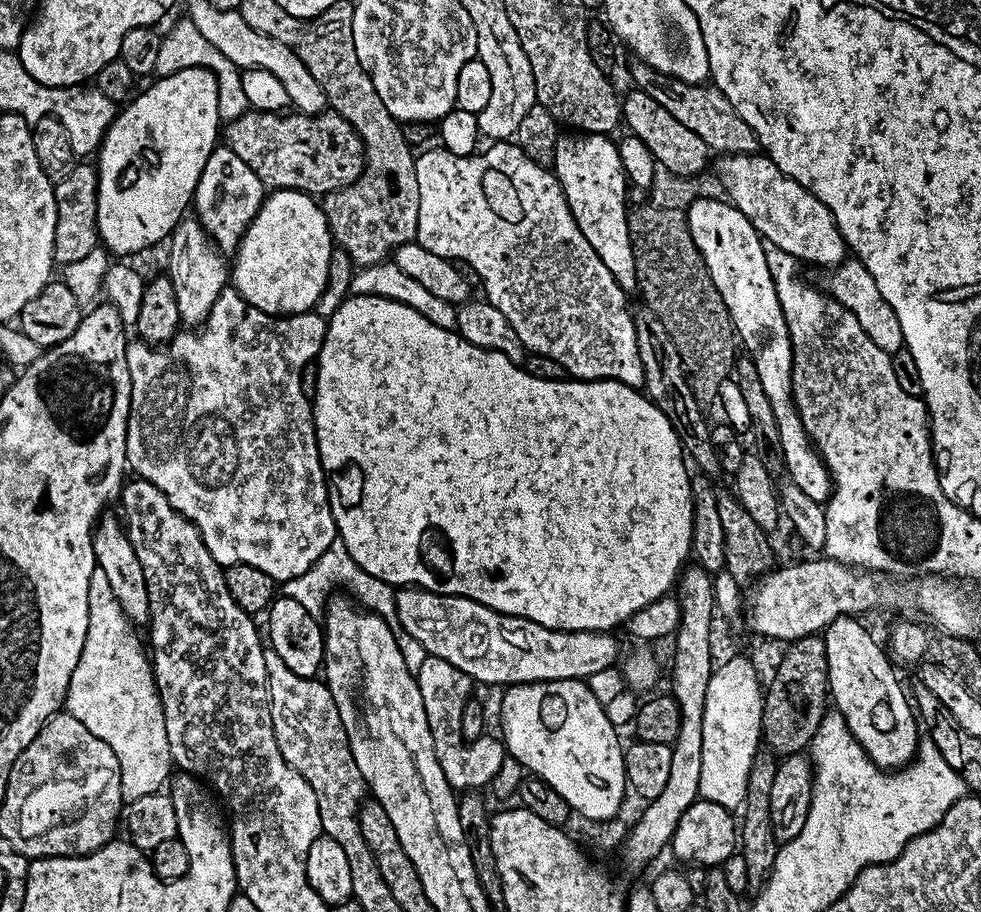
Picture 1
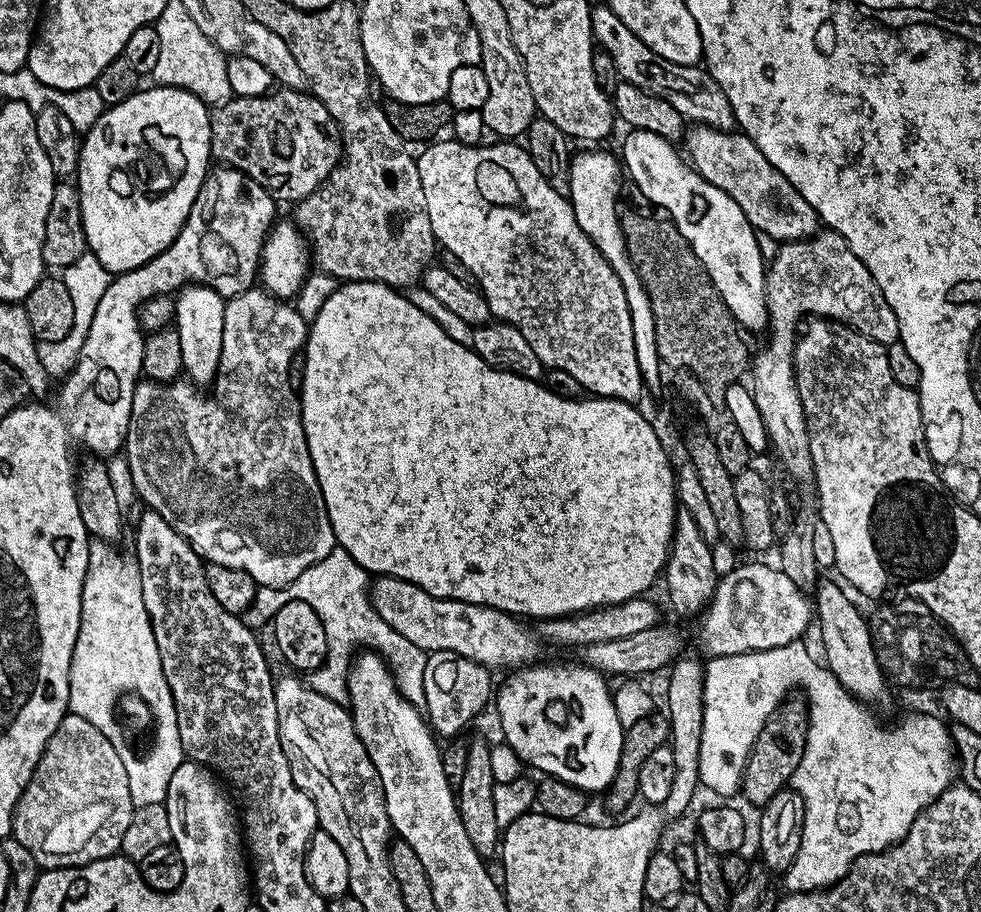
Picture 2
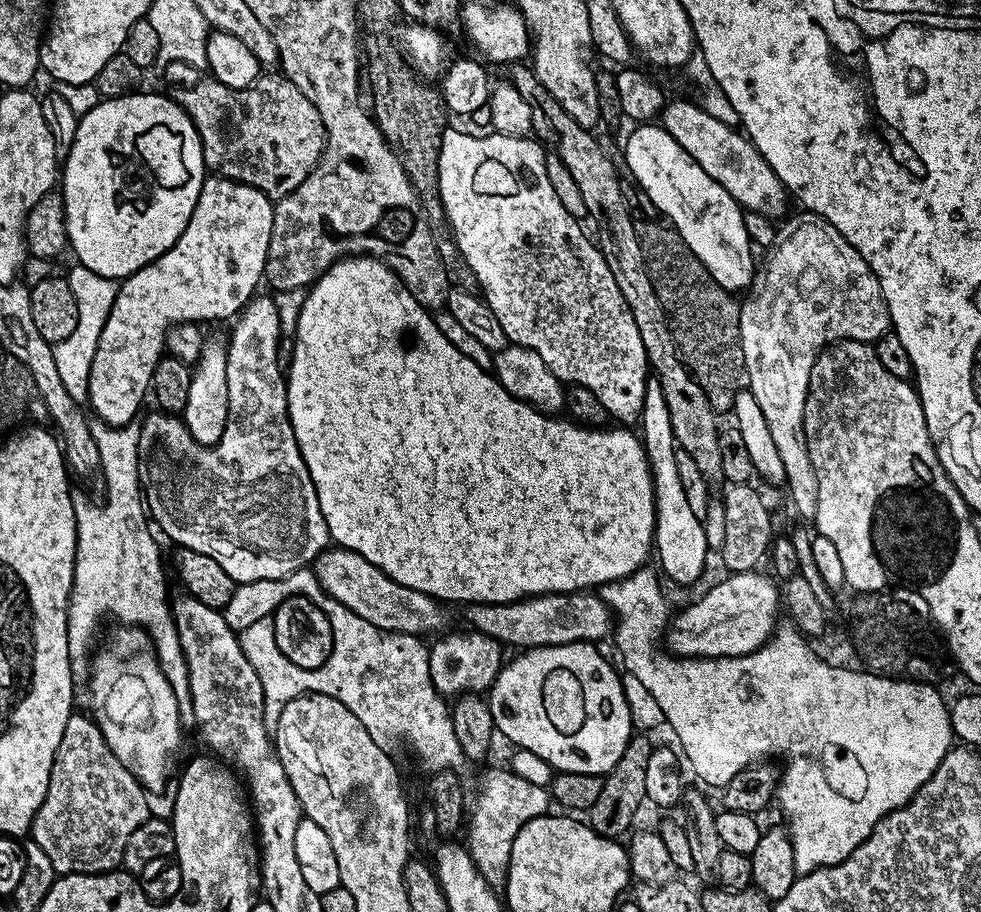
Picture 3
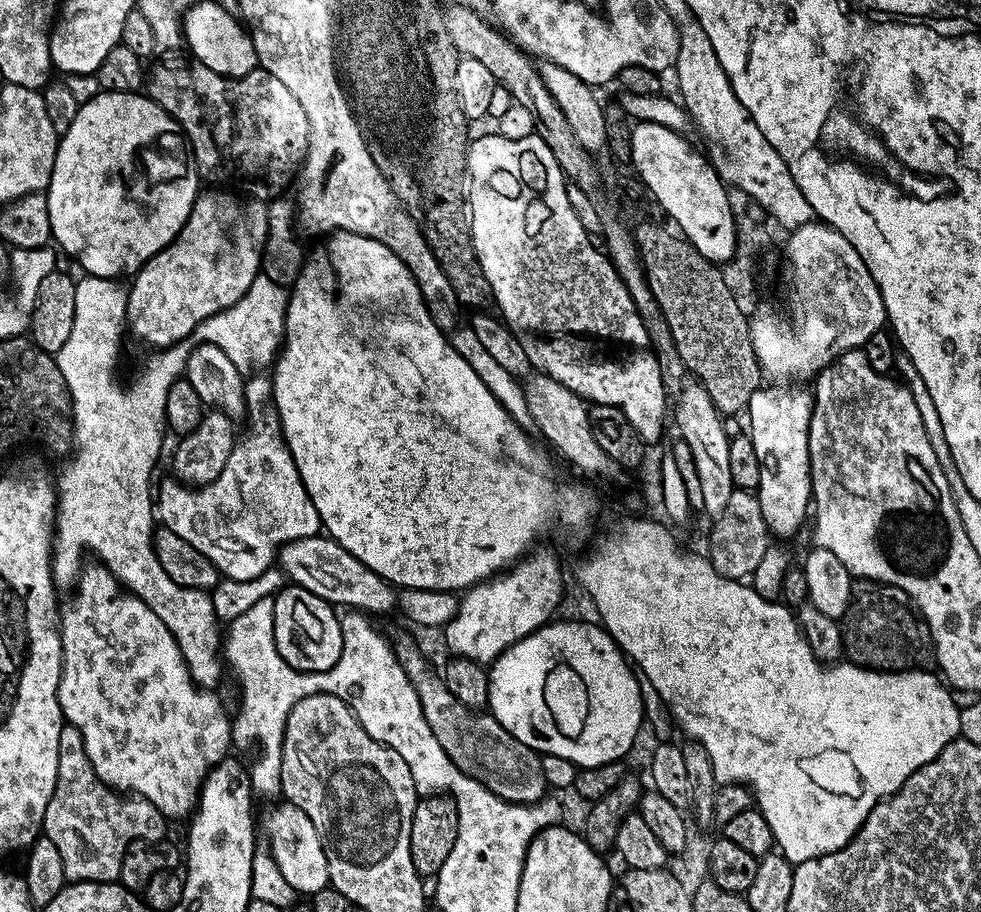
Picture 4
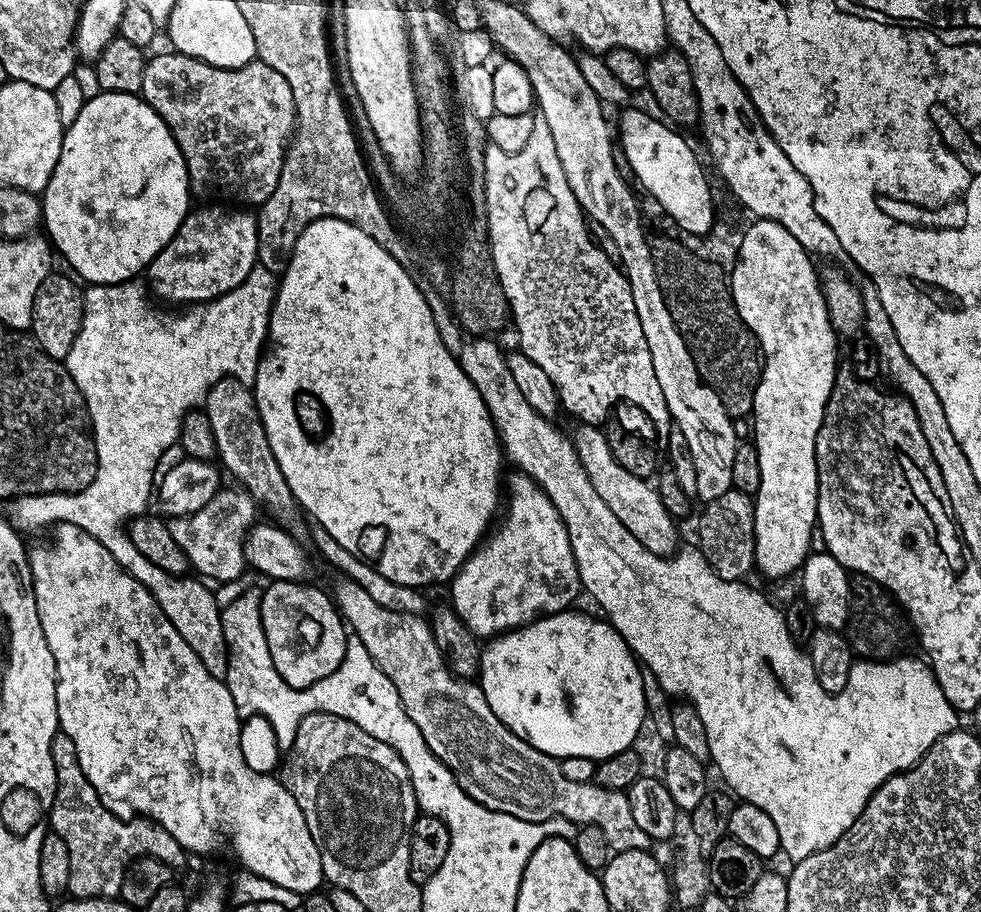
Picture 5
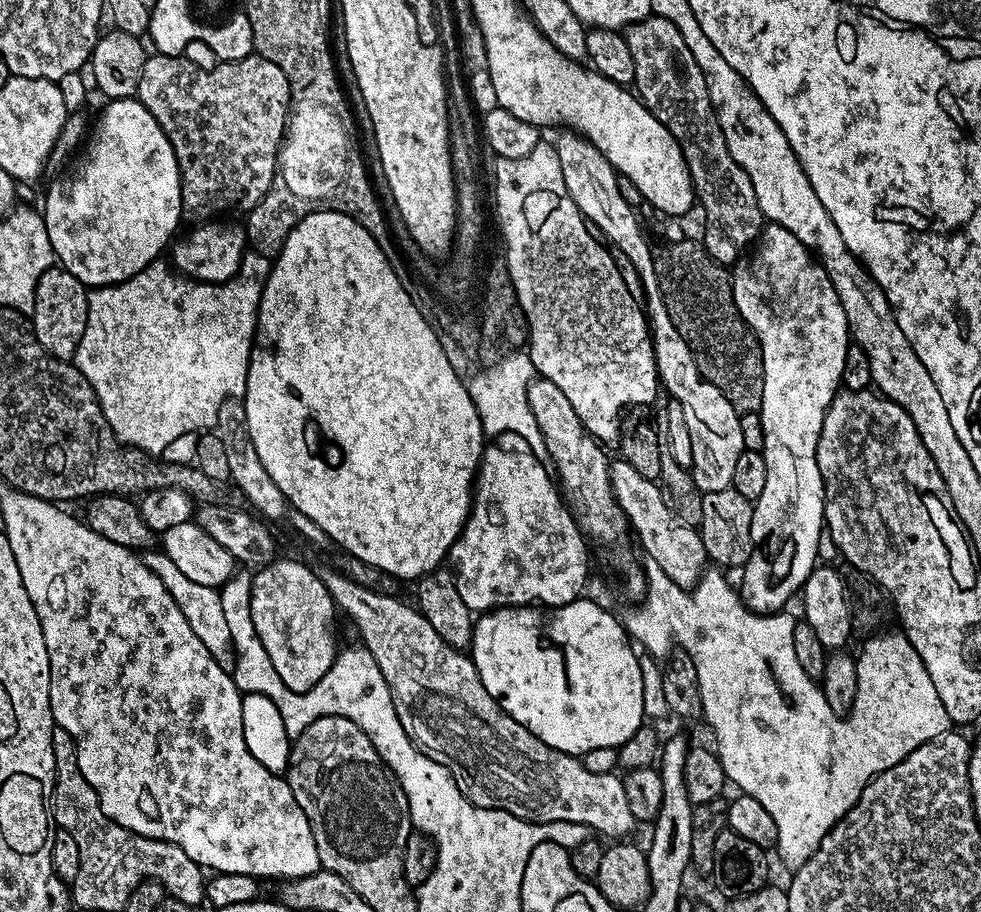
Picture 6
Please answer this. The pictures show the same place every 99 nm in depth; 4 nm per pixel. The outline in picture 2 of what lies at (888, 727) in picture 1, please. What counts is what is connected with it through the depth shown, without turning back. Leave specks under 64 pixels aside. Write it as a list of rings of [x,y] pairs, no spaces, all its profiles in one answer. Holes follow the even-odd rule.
[[[817,579],[814,589],[814,620],[817,625],[820,623],[826,667],[836,675],[838,682],[842,682],[849,694],[869,706],[877,706],[887,698],[889,685],[872,645],[868,620],[856,609],[855,602],[843,592],[845,589],[839,583],[836,585],[834,581],[824,579]]]

